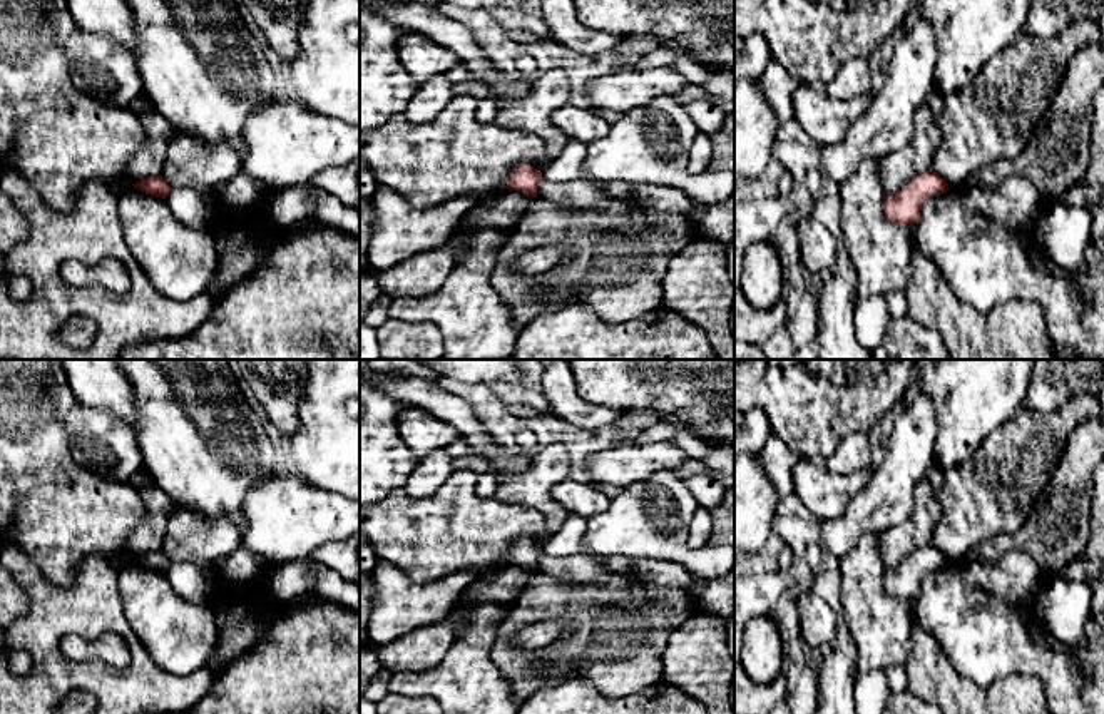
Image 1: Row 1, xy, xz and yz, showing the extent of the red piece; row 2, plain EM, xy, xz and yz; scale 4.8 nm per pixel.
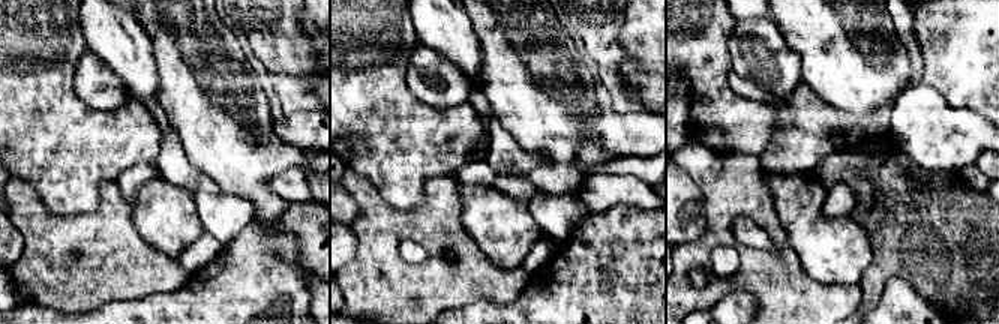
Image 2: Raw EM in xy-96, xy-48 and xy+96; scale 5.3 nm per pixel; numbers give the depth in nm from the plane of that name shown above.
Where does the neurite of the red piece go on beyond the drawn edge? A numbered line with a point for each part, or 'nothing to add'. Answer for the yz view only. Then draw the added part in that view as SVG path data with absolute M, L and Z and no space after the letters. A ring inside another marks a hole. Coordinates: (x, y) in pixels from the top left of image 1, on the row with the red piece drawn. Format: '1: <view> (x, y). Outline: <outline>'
nothing to add

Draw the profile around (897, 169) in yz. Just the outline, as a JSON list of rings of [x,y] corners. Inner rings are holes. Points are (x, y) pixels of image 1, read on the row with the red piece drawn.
[[[923,104],[913,115],[913,139],[903,149],[878,159],[885,196],[898,194],[915,176],[932,171],[942,142],[935,115]]]

